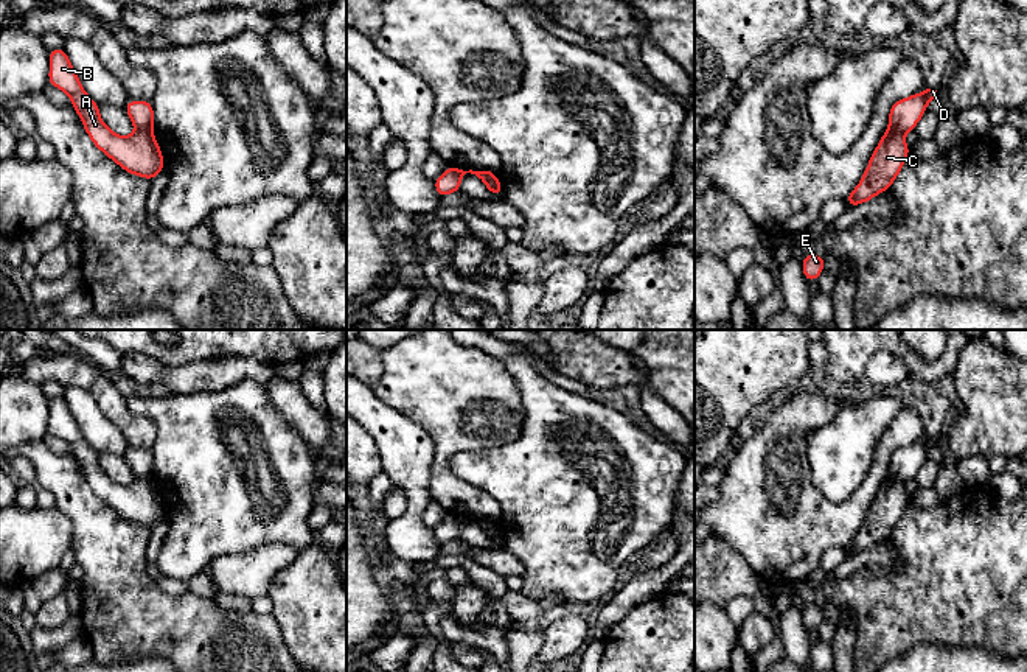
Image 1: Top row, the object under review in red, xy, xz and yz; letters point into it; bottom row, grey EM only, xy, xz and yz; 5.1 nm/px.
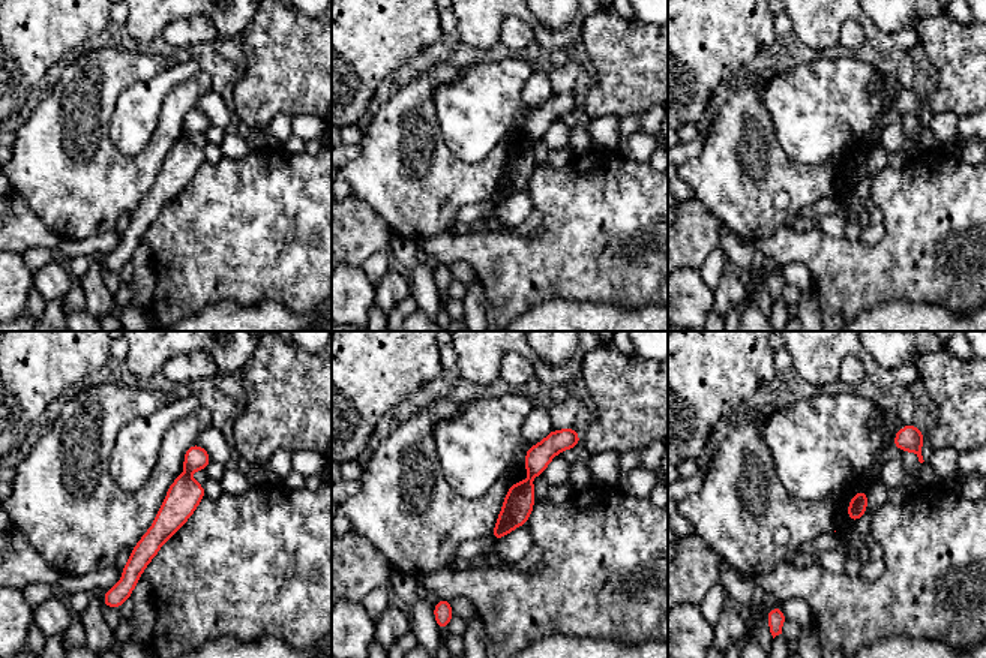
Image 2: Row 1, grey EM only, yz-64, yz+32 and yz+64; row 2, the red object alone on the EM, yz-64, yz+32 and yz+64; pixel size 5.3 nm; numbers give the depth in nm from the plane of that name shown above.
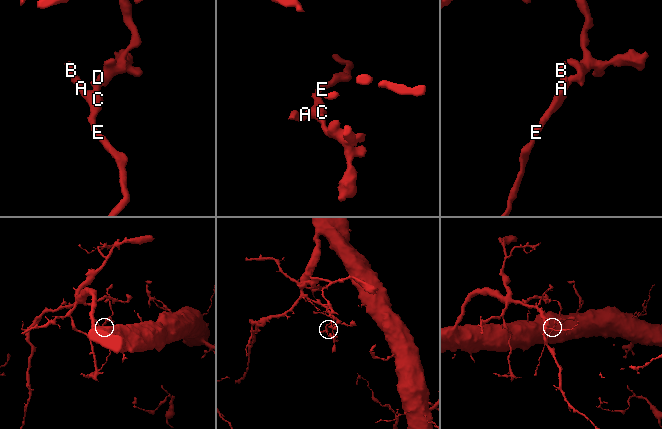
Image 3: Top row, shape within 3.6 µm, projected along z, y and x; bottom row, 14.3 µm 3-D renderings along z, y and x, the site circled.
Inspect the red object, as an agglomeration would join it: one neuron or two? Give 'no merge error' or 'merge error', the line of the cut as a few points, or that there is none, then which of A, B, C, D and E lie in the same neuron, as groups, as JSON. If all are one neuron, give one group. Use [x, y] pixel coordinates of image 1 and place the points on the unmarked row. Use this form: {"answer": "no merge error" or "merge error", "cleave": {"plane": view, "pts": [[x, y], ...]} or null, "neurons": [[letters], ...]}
{"answer": "merge error", "cleave": {"plane": "xy", "pts": [[137, 476], [151, 481]]}, "neurons": [["A", "B", "C", "E"], ["D"]]}

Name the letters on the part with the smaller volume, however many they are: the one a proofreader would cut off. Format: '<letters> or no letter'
A, B, C, E

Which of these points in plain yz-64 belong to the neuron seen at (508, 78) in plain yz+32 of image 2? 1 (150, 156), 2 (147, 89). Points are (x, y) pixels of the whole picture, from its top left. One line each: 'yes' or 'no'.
1: no
2: yes

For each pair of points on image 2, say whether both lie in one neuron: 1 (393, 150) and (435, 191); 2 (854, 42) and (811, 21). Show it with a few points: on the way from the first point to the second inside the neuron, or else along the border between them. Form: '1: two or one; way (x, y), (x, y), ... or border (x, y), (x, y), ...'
1: one; way (407, 152), (425, 177)
2: two; border (841, 24), (854, 20), (868, 42)

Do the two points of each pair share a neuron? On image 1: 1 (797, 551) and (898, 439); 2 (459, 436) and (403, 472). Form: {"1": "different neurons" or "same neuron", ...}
{"1": "same neuron", "2": "different neurons"}

